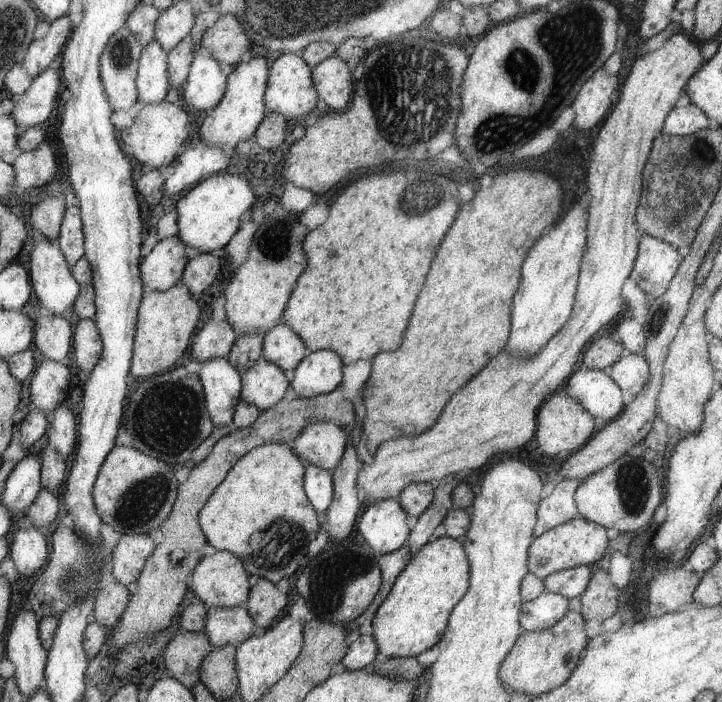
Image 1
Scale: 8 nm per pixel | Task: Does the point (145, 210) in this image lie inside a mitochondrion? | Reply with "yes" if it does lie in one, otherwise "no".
no

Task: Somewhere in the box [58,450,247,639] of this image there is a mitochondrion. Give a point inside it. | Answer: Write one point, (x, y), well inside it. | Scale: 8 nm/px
(139, 505)

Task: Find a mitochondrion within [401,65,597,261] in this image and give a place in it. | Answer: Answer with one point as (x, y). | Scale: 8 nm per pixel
(490, 136)

